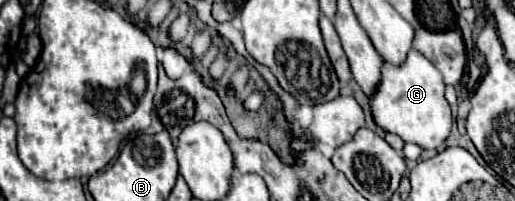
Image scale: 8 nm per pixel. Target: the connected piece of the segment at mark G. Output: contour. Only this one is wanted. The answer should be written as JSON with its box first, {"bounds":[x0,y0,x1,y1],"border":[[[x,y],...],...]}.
{"bounds":[370,50,452,150],"border":[[[416,50],[408,54],[408,60],[402,66],[382,66],[382,86],[378,86],[374,98],[370,98],[370,106],[374,120],[382,130],[398,134],[404,142],[418,144],[424,150],[436,150],[450,136],[452,110],[444,98],[442,74]]]}

